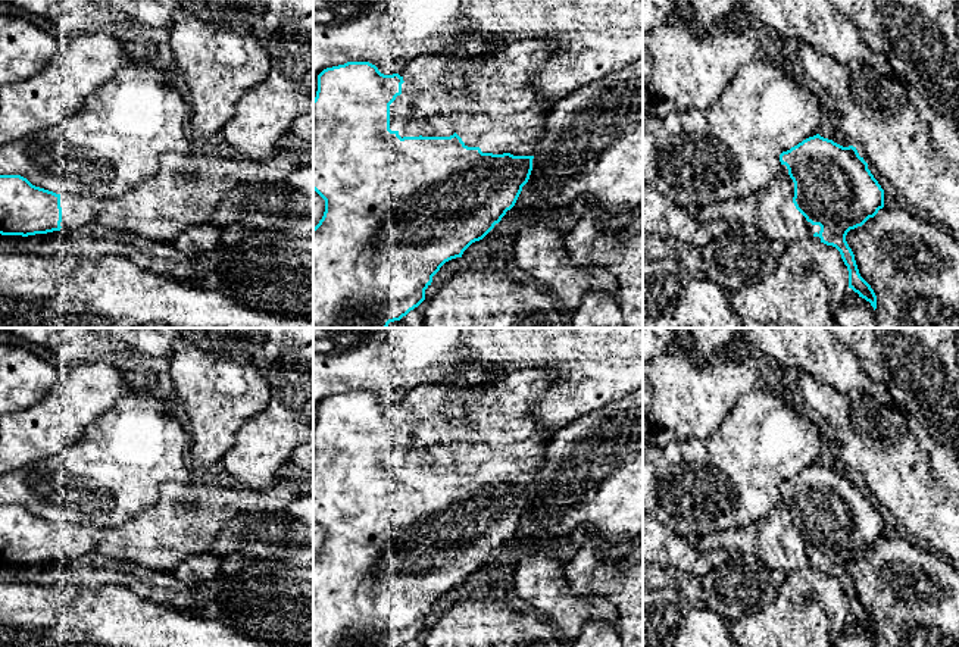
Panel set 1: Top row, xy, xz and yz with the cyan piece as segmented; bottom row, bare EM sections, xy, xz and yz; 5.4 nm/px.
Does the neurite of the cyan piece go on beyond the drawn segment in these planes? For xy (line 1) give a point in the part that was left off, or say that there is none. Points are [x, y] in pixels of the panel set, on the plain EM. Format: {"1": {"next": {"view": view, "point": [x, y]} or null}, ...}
{"1": {"next": null}}

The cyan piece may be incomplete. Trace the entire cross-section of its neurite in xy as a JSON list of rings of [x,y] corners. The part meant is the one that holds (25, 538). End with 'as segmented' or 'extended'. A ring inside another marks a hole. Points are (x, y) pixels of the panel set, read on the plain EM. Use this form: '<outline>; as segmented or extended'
[[[0,504],[0,563],[35,565],[60,560],[60,523],[32,515],[21,504]]]; as segmented

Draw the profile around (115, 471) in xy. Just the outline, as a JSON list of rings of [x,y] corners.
[[[122,396],[90,422],[79,438],[59,454],[0,475],[0,504],[21,504],[56,523],[84,523],[97,529],[122,526],[151,509],[168,482],[190,485],[197,466],[184,460],[190,434],[159,397]]]

